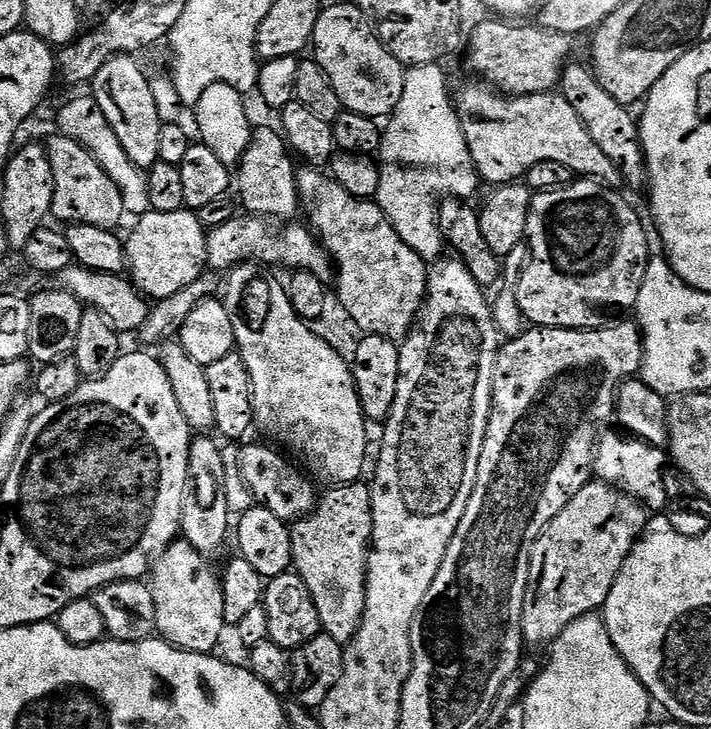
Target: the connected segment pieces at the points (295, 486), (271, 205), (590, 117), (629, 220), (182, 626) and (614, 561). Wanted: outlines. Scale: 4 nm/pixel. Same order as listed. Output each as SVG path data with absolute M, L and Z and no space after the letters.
M267 443L247 444L243 445L245 448L240 452L240 476L244 479L245 486L252 491L252 496L256 499L253 501L259 507L270 510L270 514L278 514L278 518L286 522L295 522L311 514L318 499L317 485L283 451Z
M257 127L253 131L250 146L246 146L246 154L242 154L234 172L234 188L235 191L240 191L239 203L243 207L245 204L248 207L245 209L251 215L271 218L276 222L288 222L295 217L292 215L296 208L298 212L302 204L300 192L296 189L298 168L297 165L292 165L293 157L283 135L273 128Z
M570 62L564 67L558 85L559 95L564 96L570 106L574 106L574 114L578 114L578 118L582 118L582 126L590 130L590 138L594 138L594 143L602 149L602 154L606 154L606 158L614 162L617 177L621 181L624 179L632 188L643 189L648 182L648 167L640 141L640 125L633 109L610 98L587 63L576 63Z
M576 178L570 186L559 188L553 192L537 192L532 197L530 206L530 218L528 219L528 235L526 248L532 251L532 257L520 276L520 281L514 285L514 291L518 298L518 306L522 310L525 321L529 325L538 328L606 328L613 322L619 321L623 312L631 313L638 302L638 290L642 290L642 278L646 274L646 266L650 259L648 252L648 232L640 221L640 216L612 189L607 183L596 178Z
M177 538L169 544L168 549L157 556L150 569L150 587L154 594L154 614L156 615L156 631L159 639L173 644L184 652L215 653L216 643L220 635L226 631L224 615L222 614L222 586L220 576L212 569L213 561L203 556L190 542Z
M589 482L568 505L552 519L542 530L542 534L533 542L530 552L530 570L526 598L522 606L522 626L520 633L524 636L525 645L551 645L574 622L583 616L599 613L604 607L606 598L630 554L648 525L650 513L640 501L625 492L619 492L611 484Z

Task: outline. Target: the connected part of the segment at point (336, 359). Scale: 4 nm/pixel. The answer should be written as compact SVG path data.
M245 262L231 269L231 271L227 273L226 279L222 284L222 299L226 306L226 310L230 314L230 322L234 322L234 338L236 339L235 351L239 352L242 362L246 362L246 370L250 374L250 382L252 383L252 405L254 406L253 425L255 425L257 429L261 428L261 430L269 436L269 438L267 437L269 441L277 440L277 442L272 442L279 445L281 449L291 453L291 455L295 457L317 481L325 480L325 485L328 486L357 483L357 481L363 477L360 475L364 472L364 459L368 456L369 425L364 419L364 411L362 410L360 399L356 393L356 383L352 377L350 364L341 358L330 345L327 345L326 342L322 340L322 338L318 338L318 335L312 332L311 327L309 327L305 321L301 320L300 315L294 310L294 306L290 306L290 298L284 293L284 288L280 284L279 279L277 279L275 275L272 277L268 272L271 271L265 270L259 263Z

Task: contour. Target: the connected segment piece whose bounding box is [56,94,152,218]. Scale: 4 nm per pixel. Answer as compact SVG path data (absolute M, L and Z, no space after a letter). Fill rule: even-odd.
M91 94L76 96L73 100L66 101L56 112L56 124L60 127L57 128L59 135L74 138L74 142L78 142L83 148L90 150L90 154L94 154L98 166L102 166L102 170L106 170L110 182L114 182L114 186L118 186L118 190L122 194L125 213L129 217L139 218L152 211L150 186L145 169L134 166L134 162L130 162L126 150L122 150L122 142L118 142L118 134L114 134L110 122L106 122L106 114L102 114L102 106L98 106L98 102Z

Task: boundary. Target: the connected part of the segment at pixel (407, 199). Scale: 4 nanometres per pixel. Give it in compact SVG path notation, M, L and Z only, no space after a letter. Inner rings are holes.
M440 62L414 64L405 71L402 98L398 98L398 106L383 125L378 153L380 181L374 197L376 204L386 214L390 226L394 226L398 238L402 238L402 242L406 242L406 246L410 246L410 250L414 250L414 254L418 254L426 262L435 262L446 252L438 219L441 200L455 198L467 201L472 198L468 196L482 188L474 158L470 158L470 146L466 146L466 134L462 134L453 93L448 93L448 76L444 73L444 66Z

